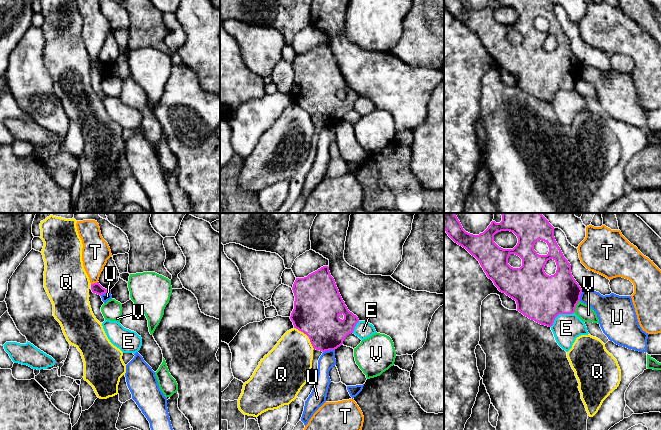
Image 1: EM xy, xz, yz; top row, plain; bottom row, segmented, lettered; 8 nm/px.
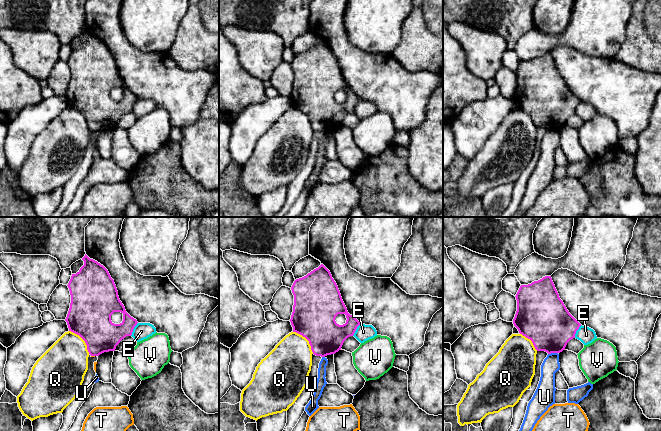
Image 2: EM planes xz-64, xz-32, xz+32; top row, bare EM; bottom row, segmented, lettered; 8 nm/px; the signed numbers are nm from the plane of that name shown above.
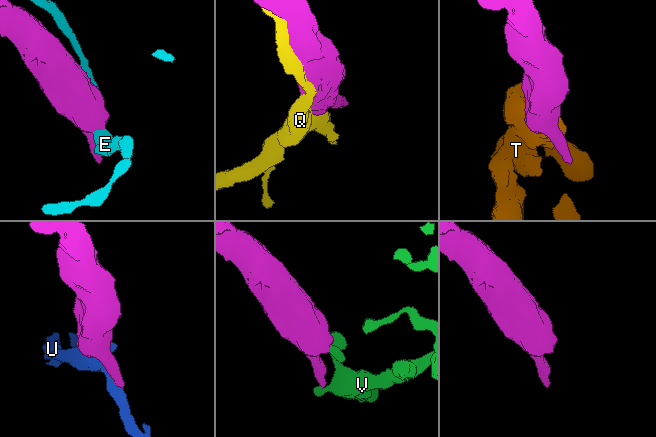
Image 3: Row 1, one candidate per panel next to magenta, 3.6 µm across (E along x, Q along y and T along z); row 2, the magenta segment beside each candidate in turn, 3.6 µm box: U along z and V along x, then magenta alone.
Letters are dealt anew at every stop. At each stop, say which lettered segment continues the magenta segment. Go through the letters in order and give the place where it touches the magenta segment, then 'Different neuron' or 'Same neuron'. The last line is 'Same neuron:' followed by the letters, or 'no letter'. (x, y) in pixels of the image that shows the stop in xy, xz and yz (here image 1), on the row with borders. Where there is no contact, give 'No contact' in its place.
E: Touches magenta at yz (560, 313). Different neuron
Q: Touches magenta at xz (307, 335). Different neuron
T: Touches magenta at xy (94, 283). Same neuron
U: Touches magenta at xz (328, 350). Different neuron
V: Touches magenta at yz (575, 306). Different neuron
Same neuron: T

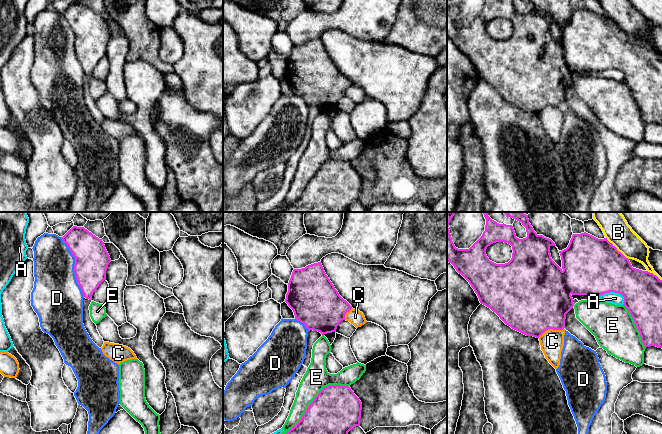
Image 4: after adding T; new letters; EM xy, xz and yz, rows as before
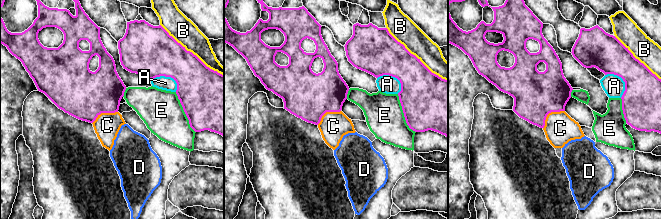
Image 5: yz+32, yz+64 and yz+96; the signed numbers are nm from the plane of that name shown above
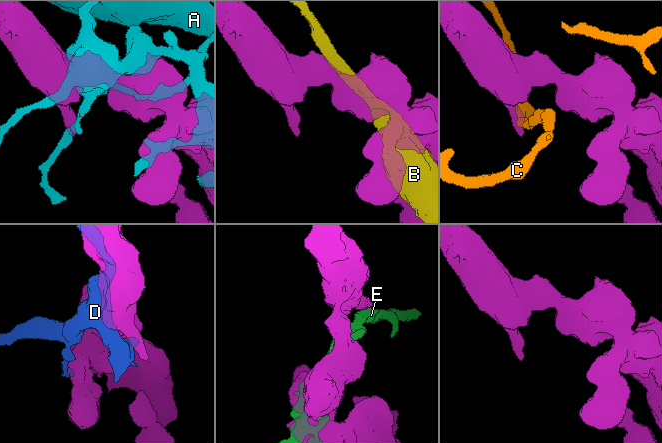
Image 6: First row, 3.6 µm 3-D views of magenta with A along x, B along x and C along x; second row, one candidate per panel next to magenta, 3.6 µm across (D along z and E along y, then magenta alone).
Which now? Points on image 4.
A: Touches magenta at yz (614, 291). Different neuron
B: Touches magenta at yz (616, 249). Different neuron
C: Touches magenta at yz (550, 328). Different neuron
D: Touches magenta at xy (74, 267). Different neuron
E: Touches magenta at xz (314, 399). Different neuron
Same neuron: no letter

